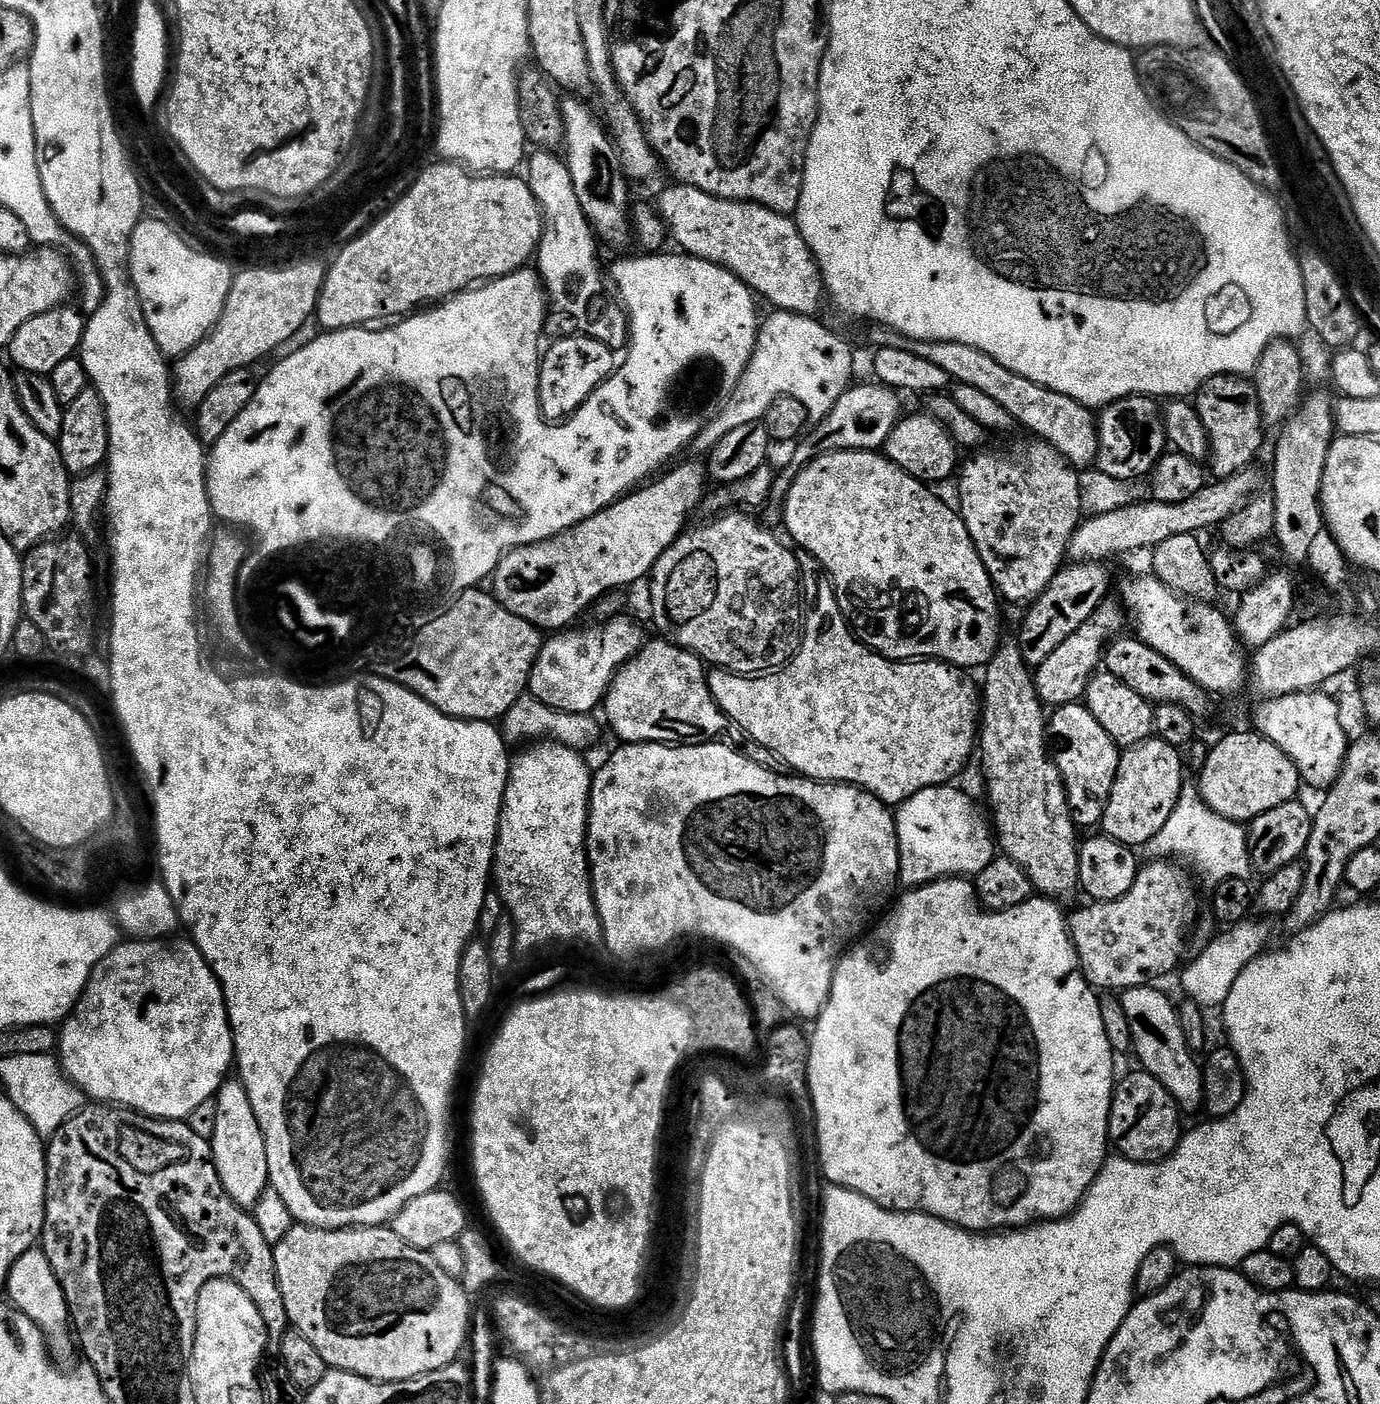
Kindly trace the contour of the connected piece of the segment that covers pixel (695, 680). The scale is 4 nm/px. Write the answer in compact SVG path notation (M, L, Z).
M649 639L613 678L602 701L609 726L626 744L675 746L723 737L730 721L708 689L705 661L671 639L660 639Z

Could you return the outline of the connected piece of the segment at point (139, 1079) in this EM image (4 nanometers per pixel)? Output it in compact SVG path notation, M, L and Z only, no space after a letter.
M161 938L159 940L133 939L132 944L117 943L116 947L100 961L92 971L84 995L76 1007L72 1009L71 1016L63 1021L58 1032L58 1059L68 1076L83 1091L96 1102L107 1102L112 1106L131 1108L133 1112L142 1112L145 1116L154 1116L157 1120L187 1121L188 1115L202 1102L213 1099L224 1085L226 1077L234 1064L234 1049L232 1046L232 1027L228 1021L228 1004L224 1000L224 988L220 980L212 973L212 967L206 958L196 948L191 939L176 940L177 938Z

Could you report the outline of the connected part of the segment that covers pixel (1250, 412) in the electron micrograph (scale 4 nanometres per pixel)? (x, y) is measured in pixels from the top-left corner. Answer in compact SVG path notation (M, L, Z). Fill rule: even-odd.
M1236 374L1210 378L1194 396L1196 413L1200 415L1208 431L1212 472L1224 478L1231 478L1233 474L1244 471L1253 463L1252 459L1259 454L1260 447L1264 444L1266 427L1255 383L1251 379L1239 380L1232 375Z

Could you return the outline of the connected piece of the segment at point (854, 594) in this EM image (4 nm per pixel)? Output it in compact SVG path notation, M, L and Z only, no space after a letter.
M879 451L875 452L825 452L823 456L816 457L815 460L811 460L810 463L804 465L795 473L792 485L788 491L787 496L782 501L782 507L784 507L784 524L788 527L790 535L796 539L795 547L797 549L805 548L818 563L824 564L823 571L830 577L832 586L836 590L836 601L840 603L840 609L844 612L844 615L851 627L854 629L857 637L863 640L865 644L874 652L880 653L882 656L887 656L890 660L915 660L917 658L931 658L939 660L945 664L951 664L961 670L973 670L979 666L987 665L988 661L996 655L997 648L1001 647L1002 639L1000 640L1000 604L998 599L998 593L996 591L995 584L992 583L990 574L986 570L986 566L982 562L982 558L978 554L978 550L974 546L972 536L966 530L964 525L964 519L960 517L959 511L954 508L947 508L945 504L941 502L933 493L931 487L927 484L923 484L920 480L914 479L910 473L904 472L894 462L890 462L888 457L881 454Z

